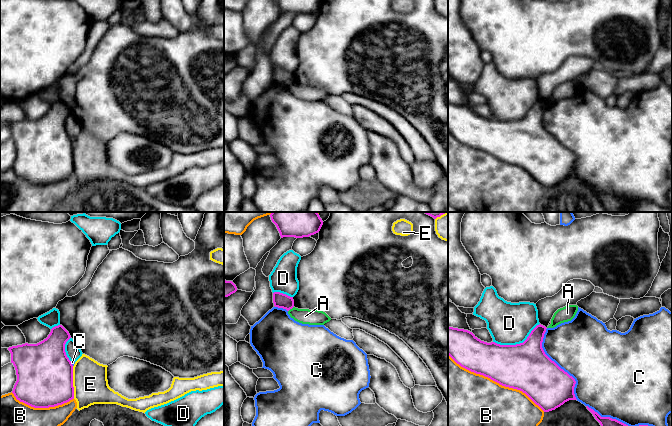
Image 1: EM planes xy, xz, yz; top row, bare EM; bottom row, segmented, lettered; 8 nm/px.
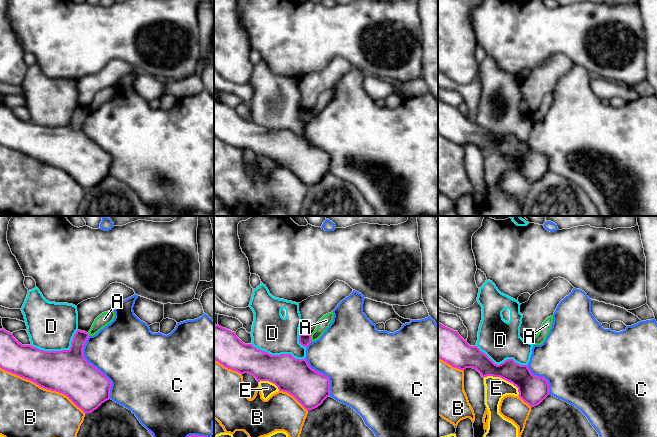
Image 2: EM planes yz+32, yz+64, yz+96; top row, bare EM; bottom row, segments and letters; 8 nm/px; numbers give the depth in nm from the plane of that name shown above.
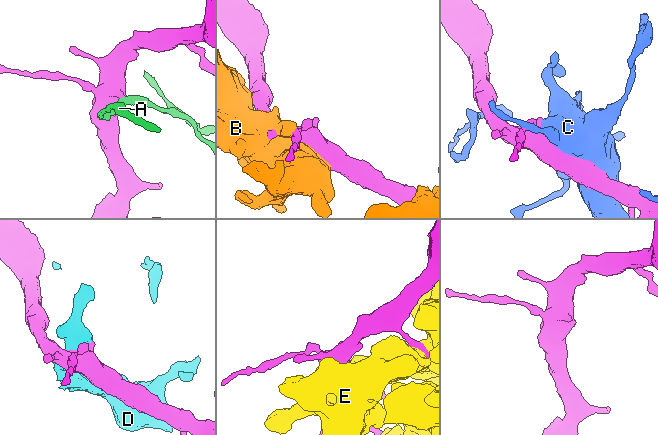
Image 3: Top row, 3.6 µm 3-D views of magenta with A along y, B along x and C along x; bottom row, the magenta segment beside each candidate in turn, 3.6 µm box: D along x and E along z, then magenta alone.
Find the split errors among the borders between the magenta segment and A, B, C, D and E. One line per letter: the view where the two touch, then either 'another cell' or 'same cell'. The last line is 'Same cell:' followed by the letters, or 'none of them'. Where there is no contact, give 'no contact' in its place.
A: xz | another cell
B: yz | another cell
C: yz | another cell
D: yz | another cell
E: xy | another cell
Same cell: none of them

